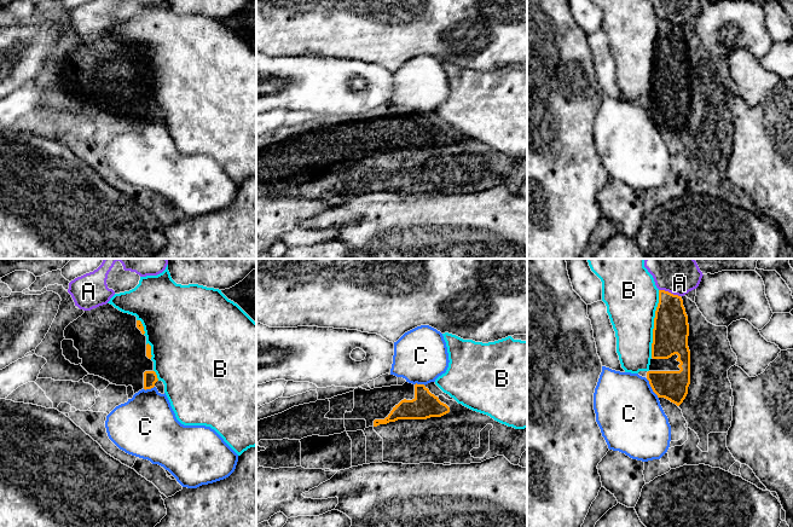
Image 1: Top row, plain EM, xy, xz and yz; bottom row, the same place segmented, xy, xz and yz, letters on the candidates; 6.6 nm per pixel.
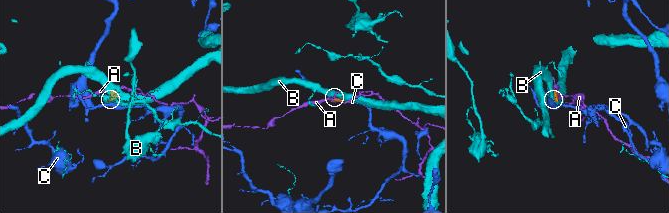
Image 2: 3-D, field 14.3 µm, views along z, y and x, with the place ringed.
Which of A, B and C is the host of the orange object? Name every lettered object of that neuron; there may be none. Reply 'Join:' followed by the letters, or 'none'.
Join: none

